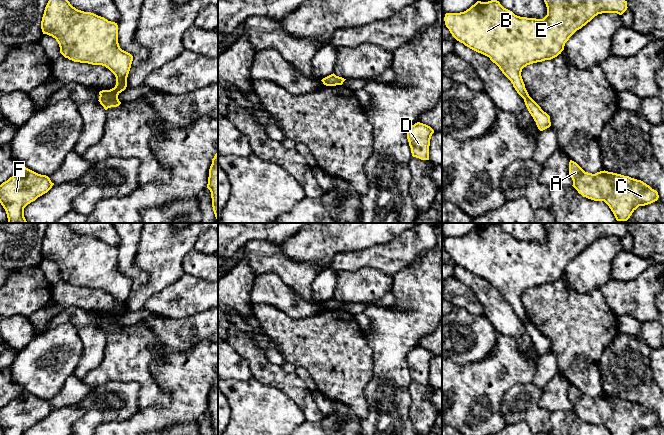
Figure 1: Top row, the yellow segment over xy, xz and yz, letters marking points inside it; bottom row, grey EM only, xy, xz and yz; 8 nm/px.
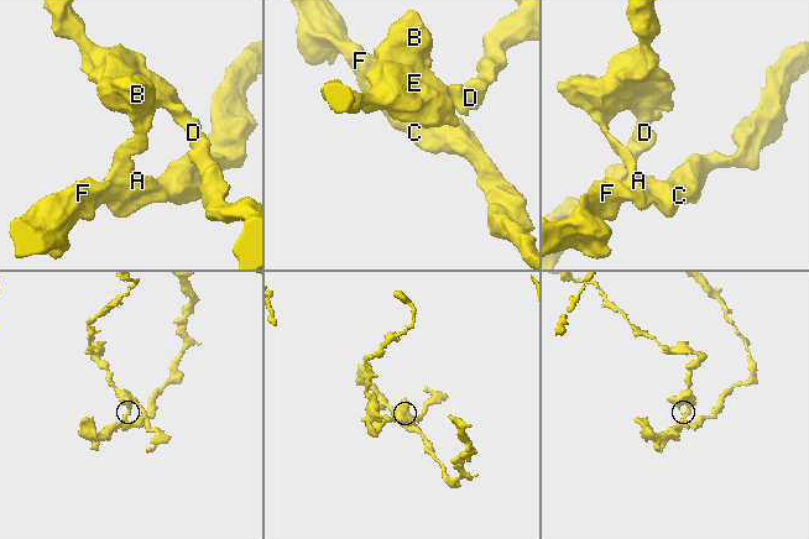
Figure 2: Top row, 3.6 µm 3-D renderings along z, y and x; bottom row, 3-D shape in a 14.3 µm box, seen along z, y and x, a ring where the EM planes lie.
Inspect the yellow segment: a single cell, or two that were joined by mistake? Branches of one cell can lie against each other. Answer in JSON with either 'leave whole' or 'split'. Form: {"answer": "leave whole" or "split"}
{"answer": "split"}

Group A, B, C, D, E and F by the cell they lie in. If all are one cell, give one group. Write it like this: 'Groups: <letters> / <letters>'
Groups: A C F / B D E

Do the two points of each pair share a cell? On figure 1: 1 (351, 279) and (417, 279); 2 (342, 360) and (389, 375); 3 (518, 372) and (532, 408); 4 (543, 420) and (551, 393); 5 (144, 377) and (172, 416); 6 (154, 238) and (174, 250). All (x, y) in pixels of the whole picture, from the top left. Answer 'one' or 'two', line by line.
1: two
2: two
3: two
4: two
5: two
6: one

